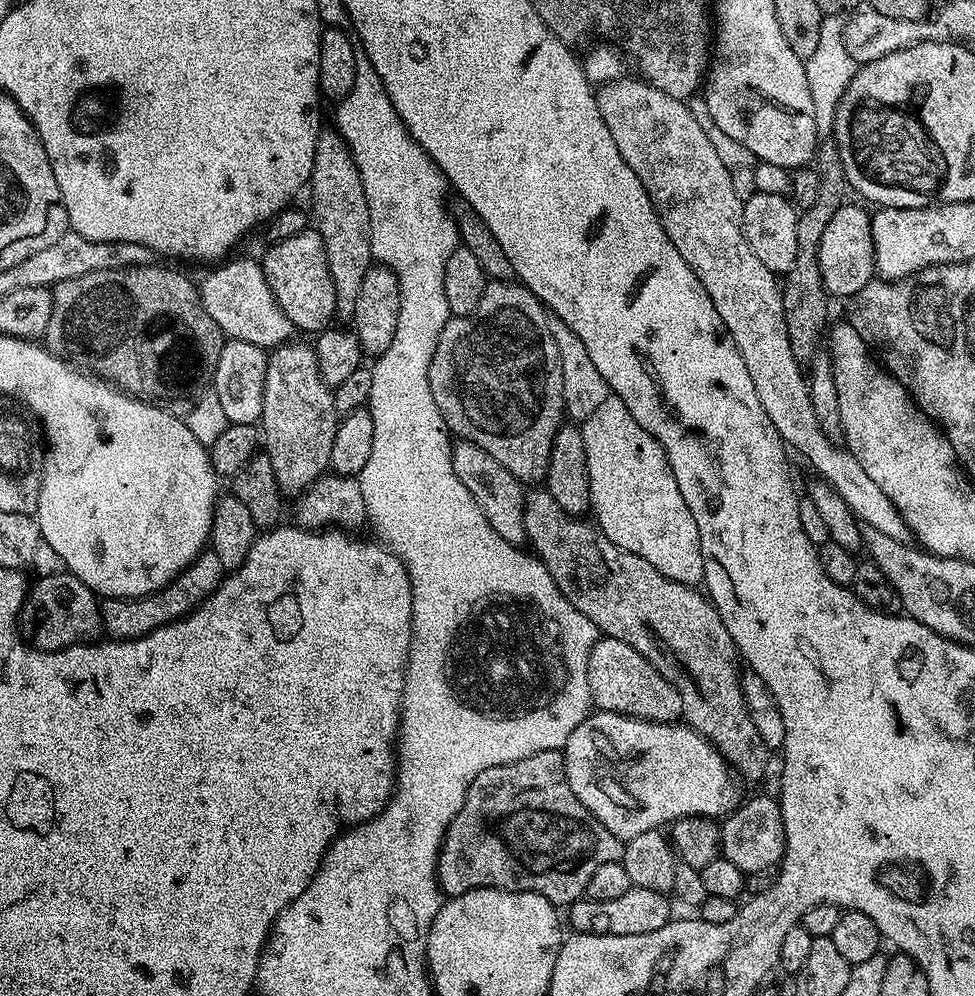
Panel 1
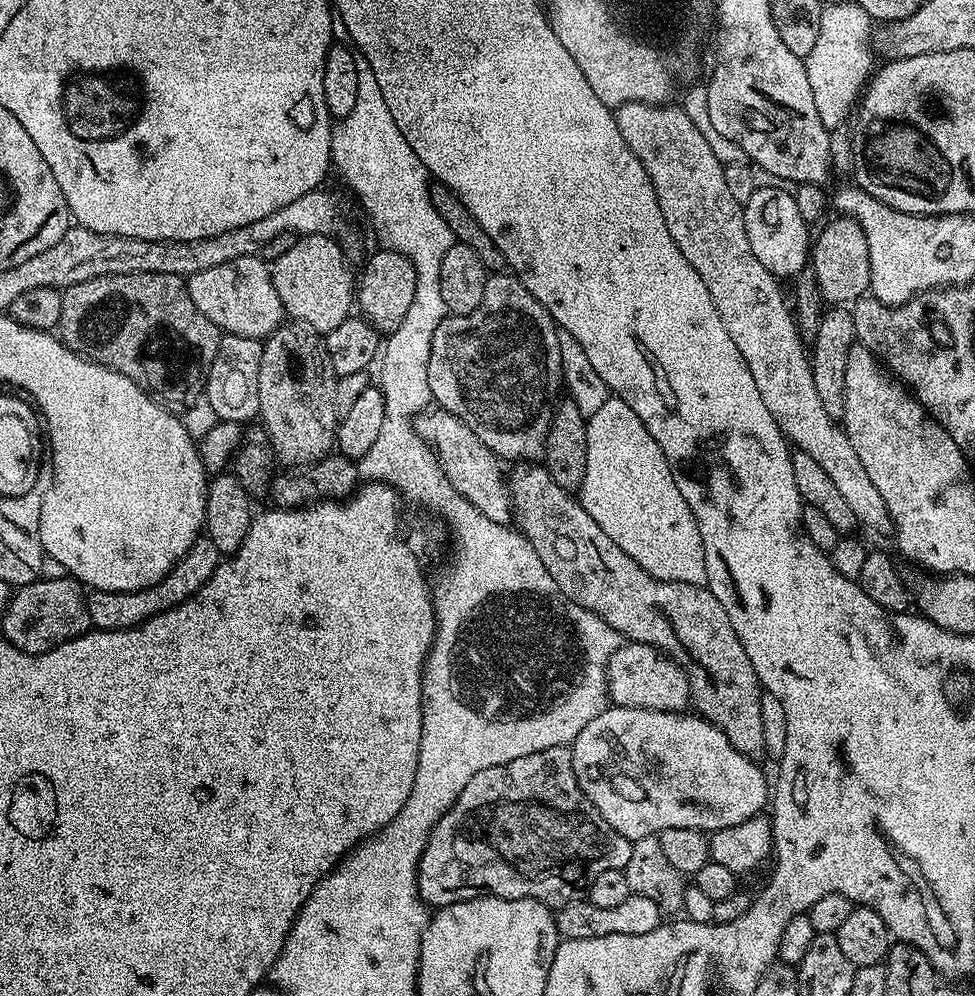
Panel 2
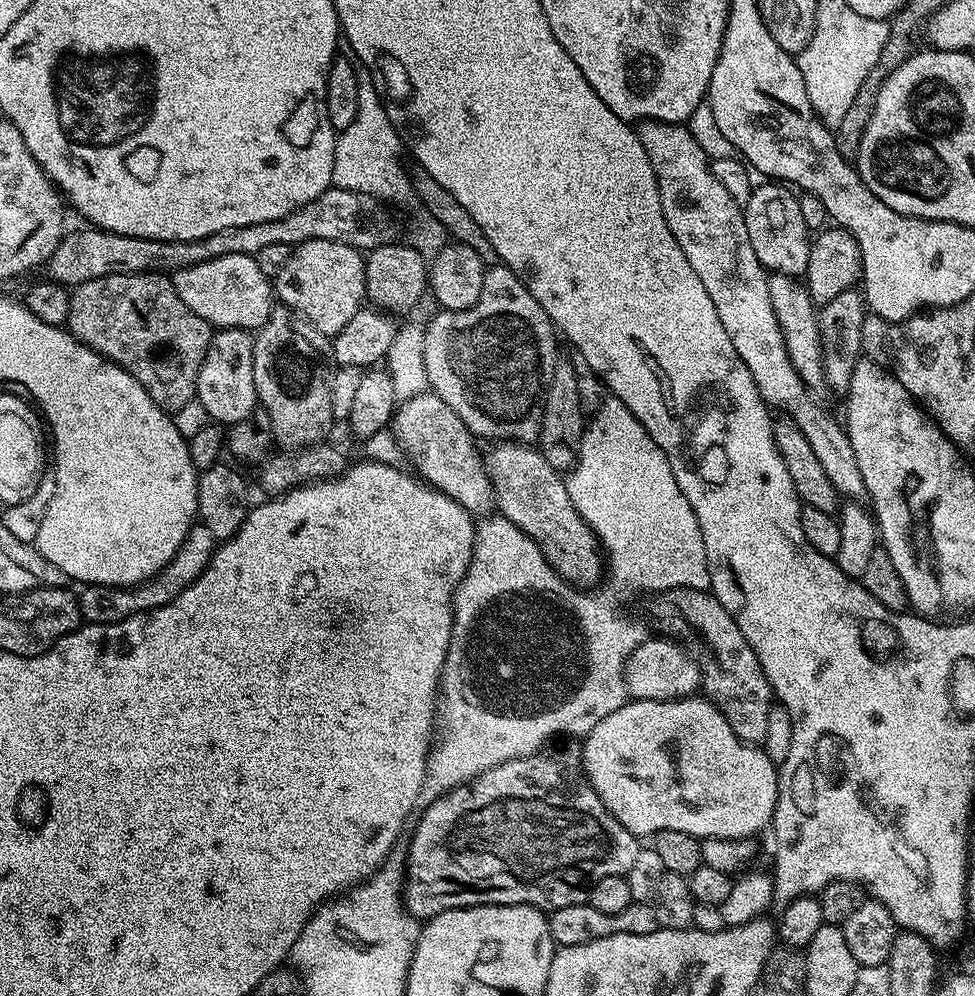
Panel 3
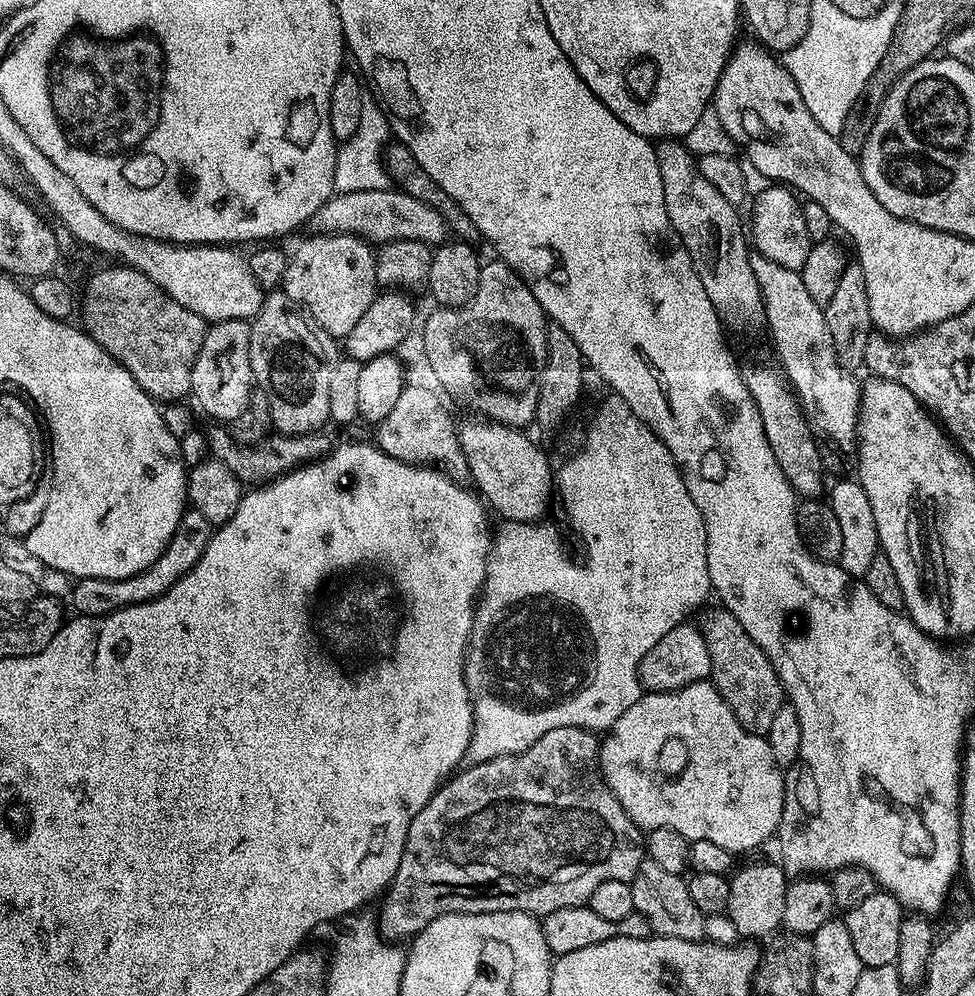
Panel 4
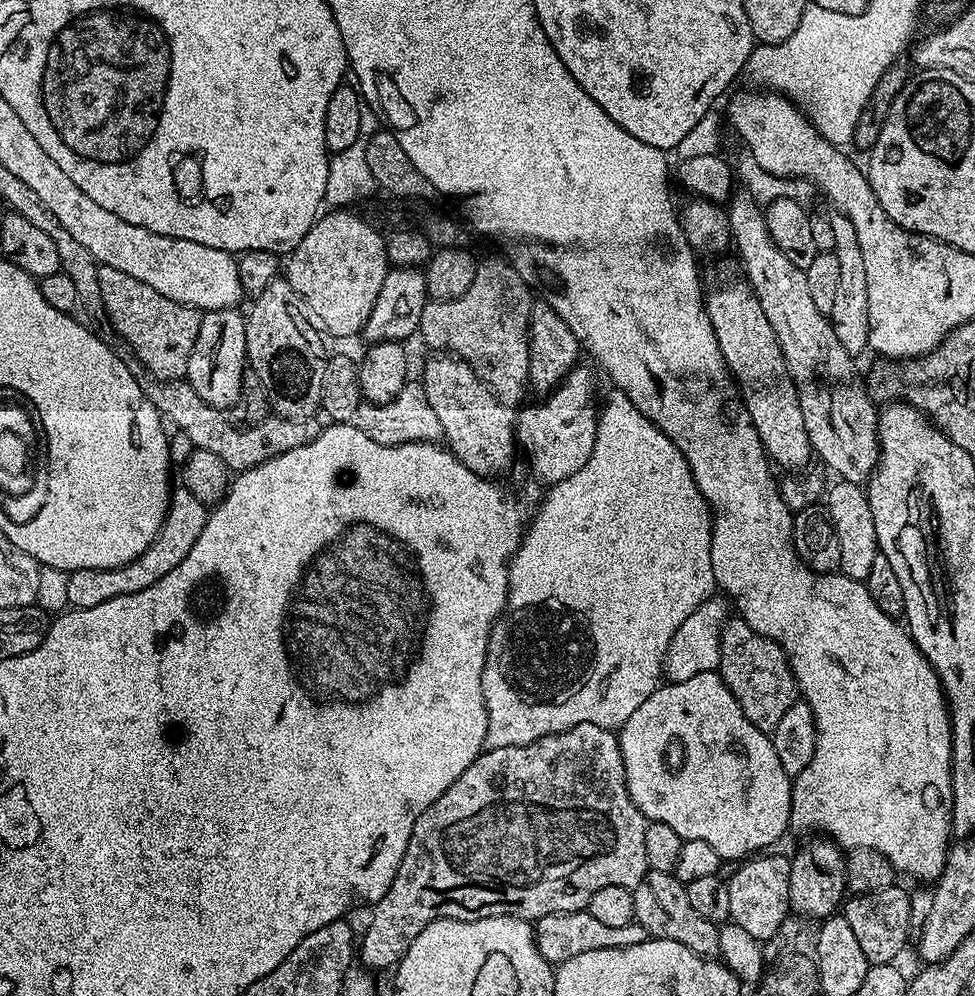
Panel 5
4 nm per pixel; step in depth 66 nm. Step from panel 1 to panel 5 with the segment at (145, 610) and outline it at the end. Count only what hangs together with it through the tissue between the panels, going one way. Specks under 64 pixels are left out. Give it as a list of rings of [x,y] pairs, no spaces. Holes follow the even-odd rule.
[[[182,486],[173,487],[168,501],[168,512],[164,515],[164,521],[154,542],[150,542],[150,546],[146,546],[146,550],[142,554],[138,554],[138,558],[134,558],[134,562],[121,568],[99,568],[98,570],[78,570],[68,573],[66,598],[69,605],[73,608],[98,606],[101,602],[110,602],[110,598],[122,598],[122,594],[138,594],[138,590],[146,590],[146,586],[154,586],[154,582],[158,582],[158,578],[162,578],[170,570],[174,570],[174,566],[178,566],[178,562],[182,562],[182,558],[186,558],[186,554],[190,554],[190,550],[194,550],[194,542],[198,542],[198,534],[202,534],[202,530],[206,526],[209,511],[209,505],[198,502],[198,498],[194,498],[194,494],[190,494],[190,490],[186,490]]]

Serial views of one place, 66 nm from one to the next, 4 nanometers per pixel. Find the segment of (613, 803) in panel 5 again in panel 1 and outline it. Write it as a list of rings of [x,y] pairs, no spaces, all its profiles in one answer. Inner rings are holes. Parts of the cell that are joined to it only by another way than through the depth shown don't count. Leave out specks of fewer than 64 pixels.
[[[546,750],[538,754],[530,754],[530,758],[522,758],[513,764],[491,768],[478,774],[478,778],[474,778],[474,782],[462,802],[462,810],[458,810],[454,822],[450,824],[447,834],[444,835],[444,847],[440,860],[436,863],[436,878],[440,881],[441,893],[447,894],[449,897],[461,896],[470,890],[479,888],[508,888],[511,892],[542,894],[542,898],[546,898],[554,905],[567,906],[587,893],[590,878],[598,871],[598,866],[606,866],[606,862],[619,861],[625,847],[625,841],[610,834],[610,830],[606,830],[606,826],[602,826],[602,822],[595,820],[586,810],[586,806],[582,806],[582,802],[578,802],[578,798],[574,798],[574,790],[570,790],[570,782],[566,778],[563,751]]]

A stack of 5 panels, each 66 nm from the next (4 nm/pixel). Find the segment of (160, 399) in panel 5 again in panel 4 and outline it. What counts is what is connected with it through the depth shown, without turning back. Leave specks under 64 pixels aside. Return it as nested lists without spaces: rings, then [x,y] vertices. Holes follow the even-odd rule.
[[[212,426],[216,428],[207,429],[208,451],[215,459],[220,460],[245,486],[260,486],[265,482],[271,482],[277,476],[282,476],[293,468],[307,464],[311,461],[327,456],[334,446],[334,440],[324,436],[323,431],[307,432],[297,436],[286,436],[283,434],[270,434],[262,442],[257,444],[237,444],[232,439],[231,431],[224,426]]]

